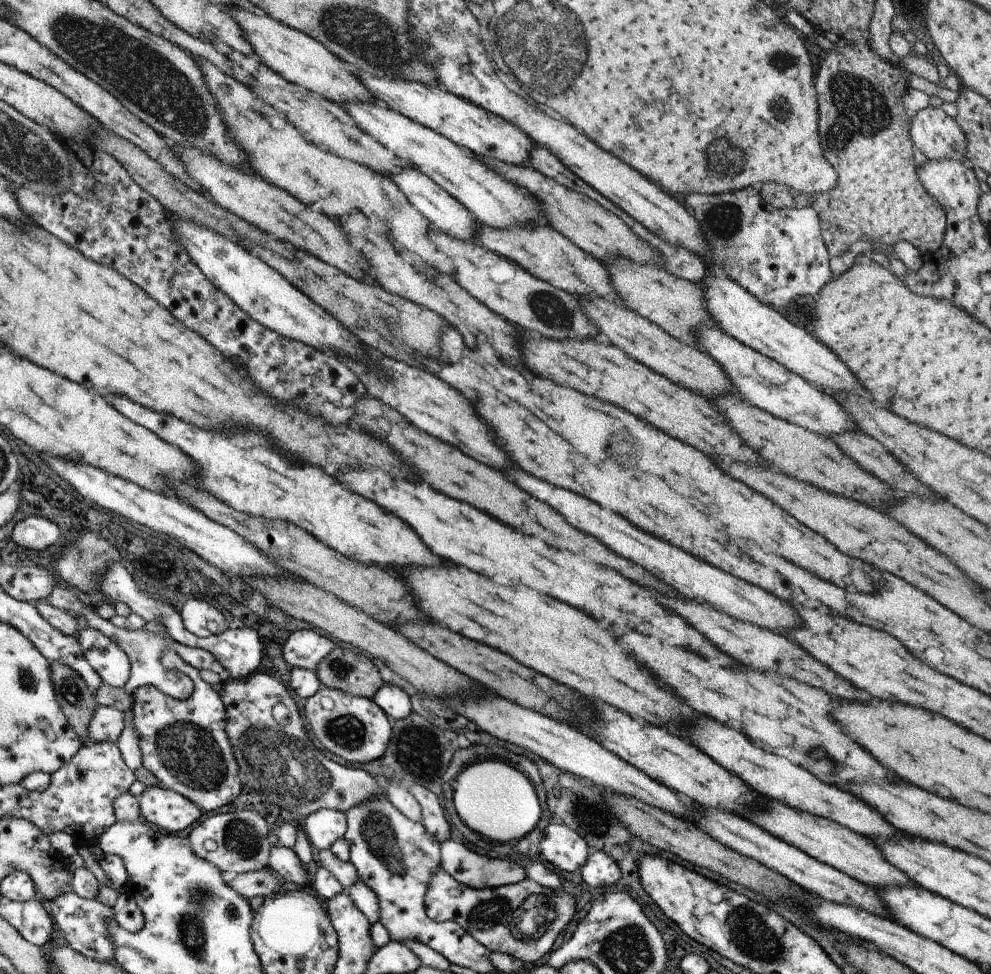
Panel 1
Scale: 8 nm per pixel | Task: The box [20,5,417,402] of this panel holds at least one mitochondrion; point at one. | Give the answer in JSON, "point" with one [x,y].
{"point":[142,75]}

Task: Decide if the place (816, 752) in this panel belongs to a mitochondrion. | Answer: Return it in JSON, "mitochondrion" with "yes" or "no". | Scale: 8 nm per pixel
{"mitochondrion":"yes"}

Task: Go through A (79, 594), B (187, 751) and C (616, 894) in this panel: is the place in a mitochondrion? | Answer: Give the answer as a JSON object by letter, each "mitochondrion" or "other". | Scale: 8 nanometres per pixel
{"A":"other","B":"mitochondrion","C":"other"}

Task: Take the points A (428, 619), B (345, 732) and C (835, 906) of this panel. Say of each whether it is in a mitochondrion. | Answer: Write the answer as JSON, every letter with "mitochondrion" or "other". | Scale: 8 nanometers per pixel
{"A":"other","B":"mitochondrion","C":"other"}

